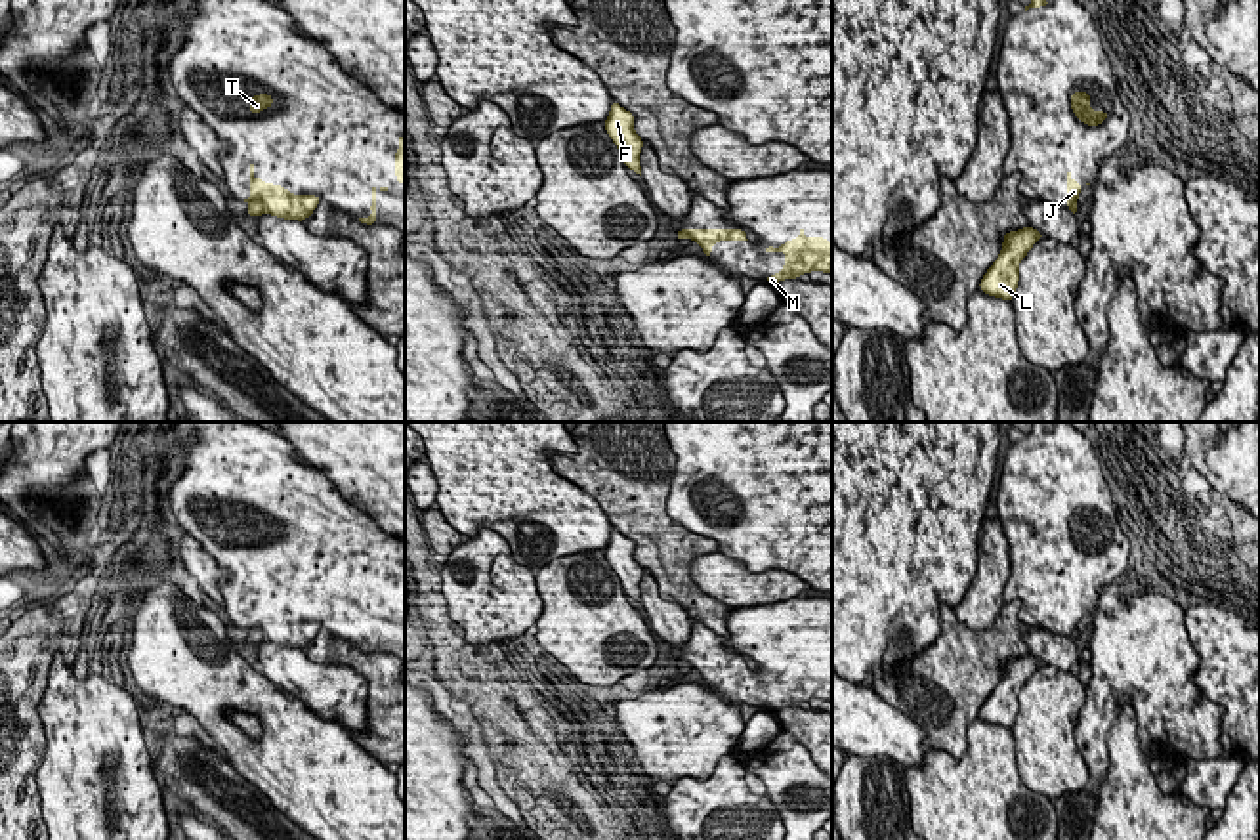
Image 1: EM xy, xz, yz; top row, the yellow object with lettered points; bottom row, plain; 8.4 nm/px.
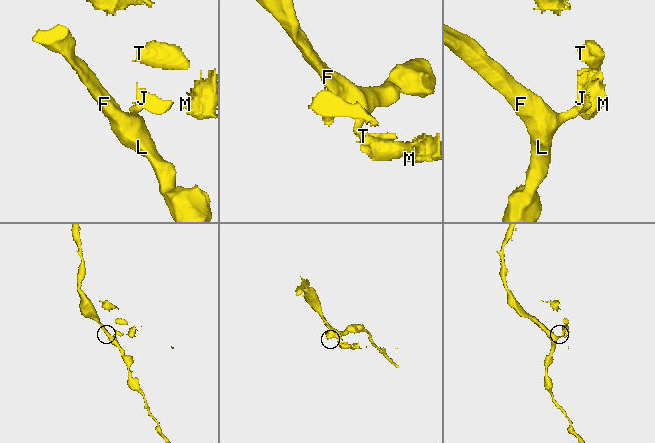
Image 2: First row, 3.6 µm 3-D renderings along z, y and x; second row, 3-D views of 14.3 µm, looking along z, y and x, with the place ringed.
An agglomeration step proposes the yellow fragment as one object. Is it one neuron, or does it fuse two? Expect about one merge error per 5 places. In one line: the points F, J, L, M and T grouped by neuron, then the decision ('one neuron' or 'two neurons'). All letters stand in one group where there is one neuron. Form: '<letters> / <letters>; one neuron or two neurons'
F L / J M T; two neurons

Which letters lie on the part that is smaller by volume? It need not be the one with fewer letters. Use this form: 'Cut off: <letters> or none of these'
Cut off: J, M, T

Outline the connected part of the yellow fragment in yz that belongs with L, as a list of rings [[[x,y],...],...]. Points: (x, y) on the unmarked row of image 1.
[[[1035,655],[1008,659],[1002,664],[1002,678],[979,710],[987,724],[1012,729],[1019,710],[1019,691],[1042,662]]]

